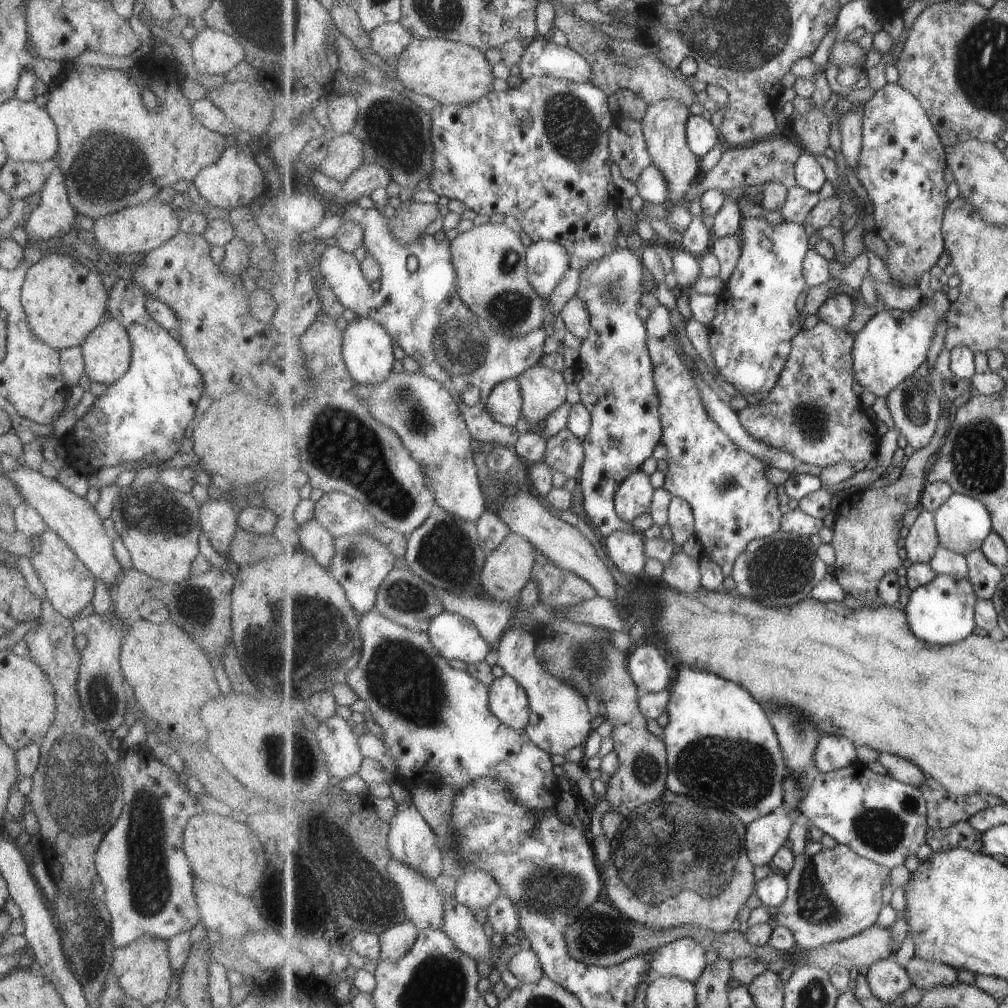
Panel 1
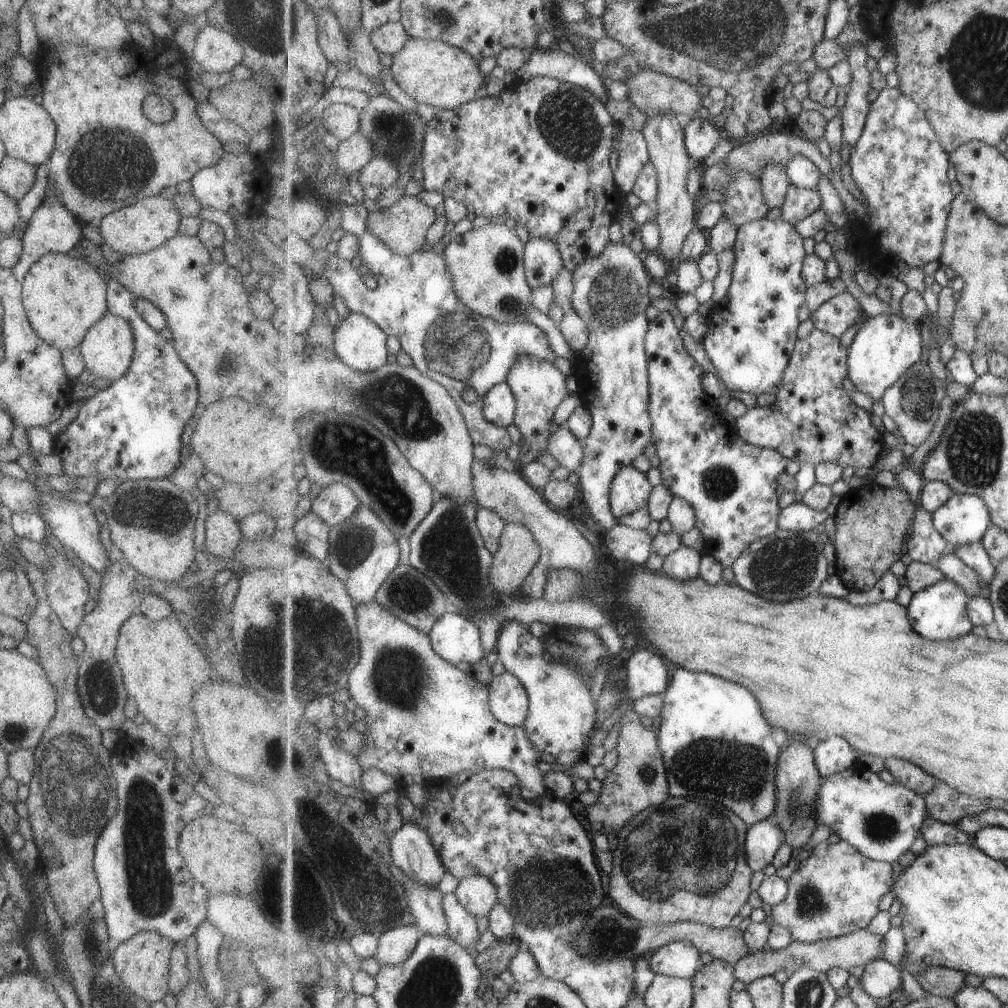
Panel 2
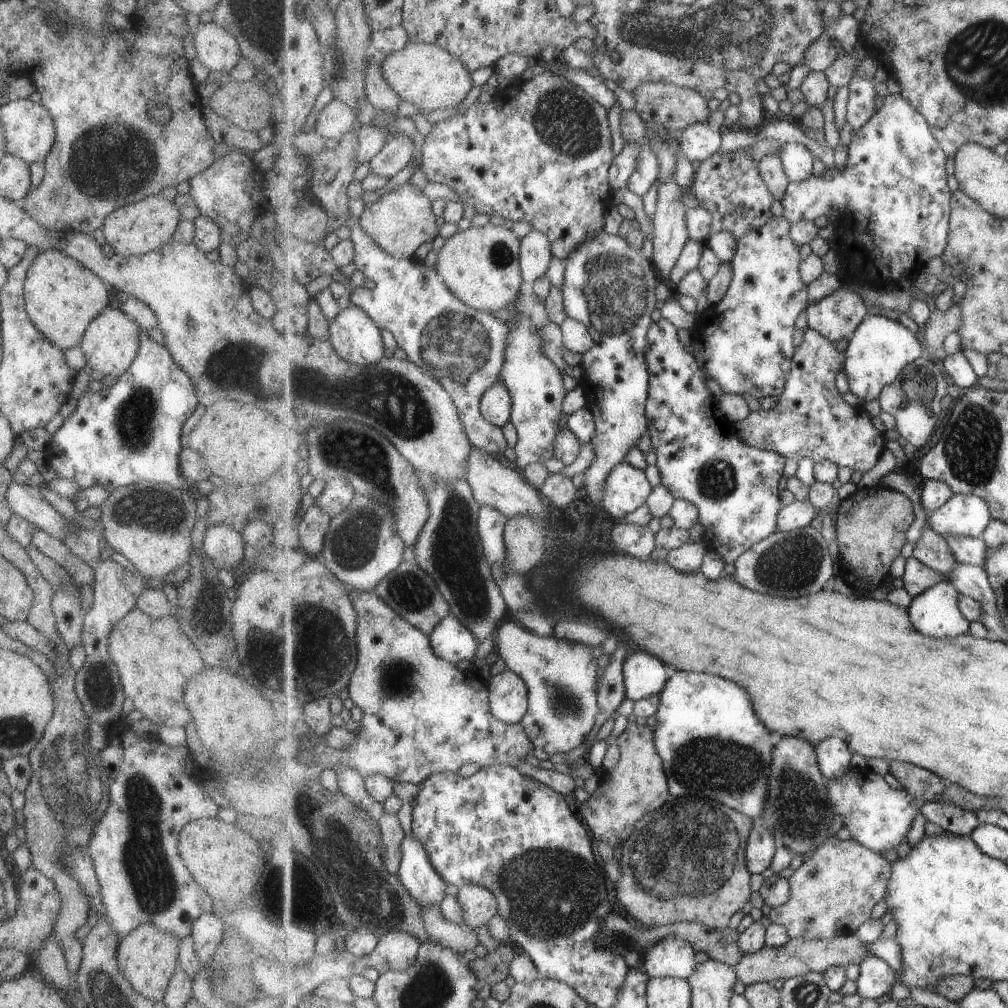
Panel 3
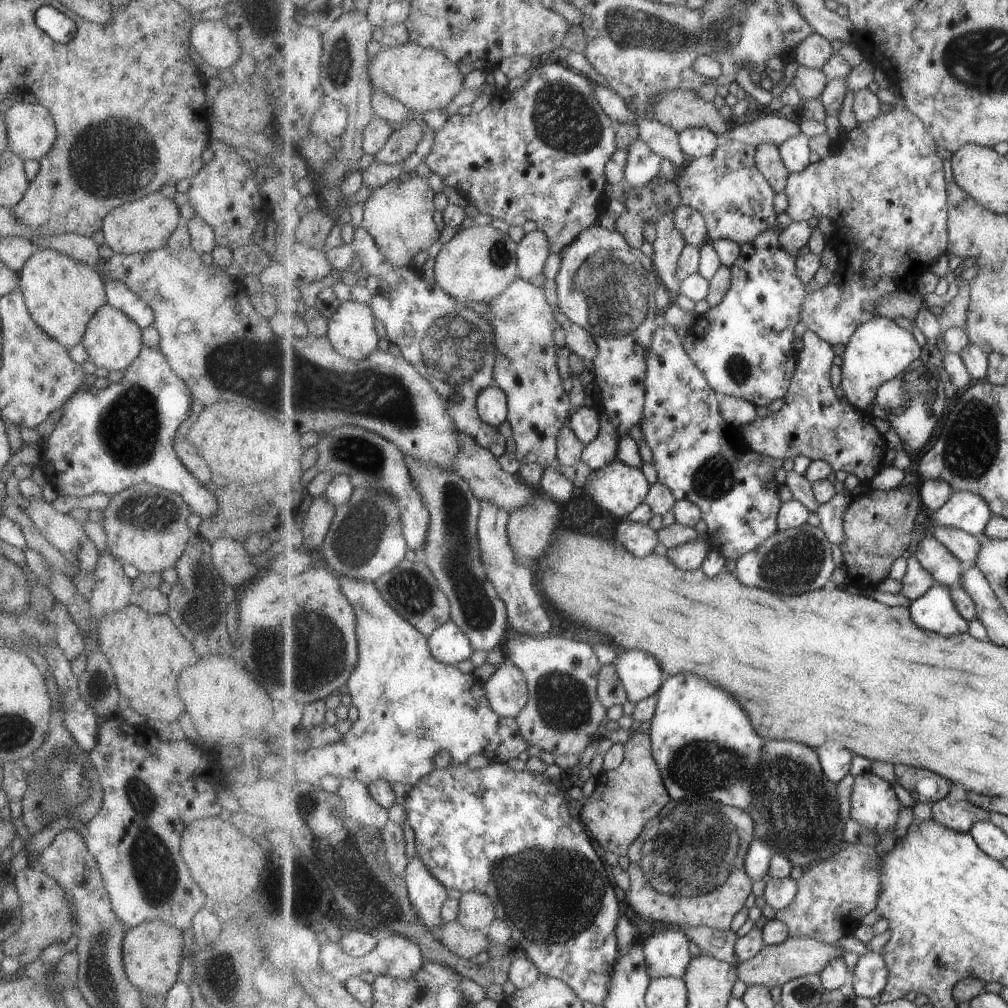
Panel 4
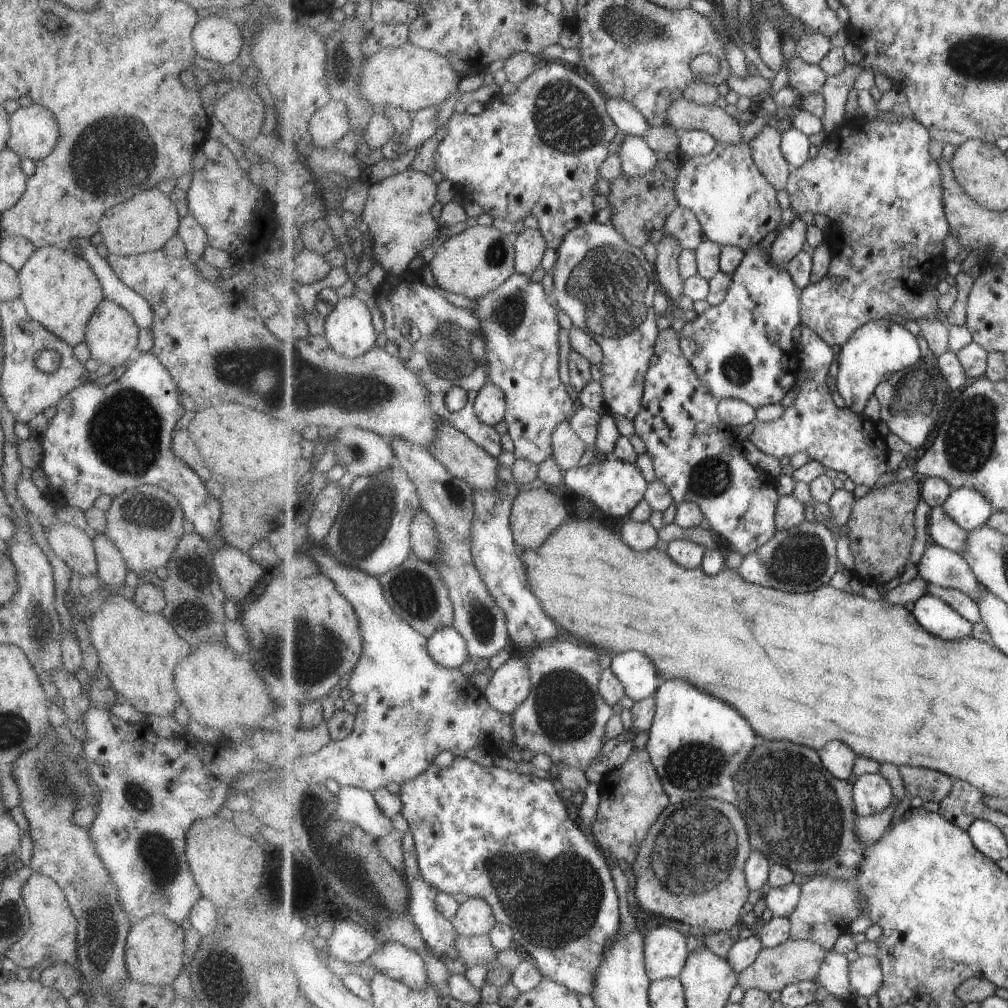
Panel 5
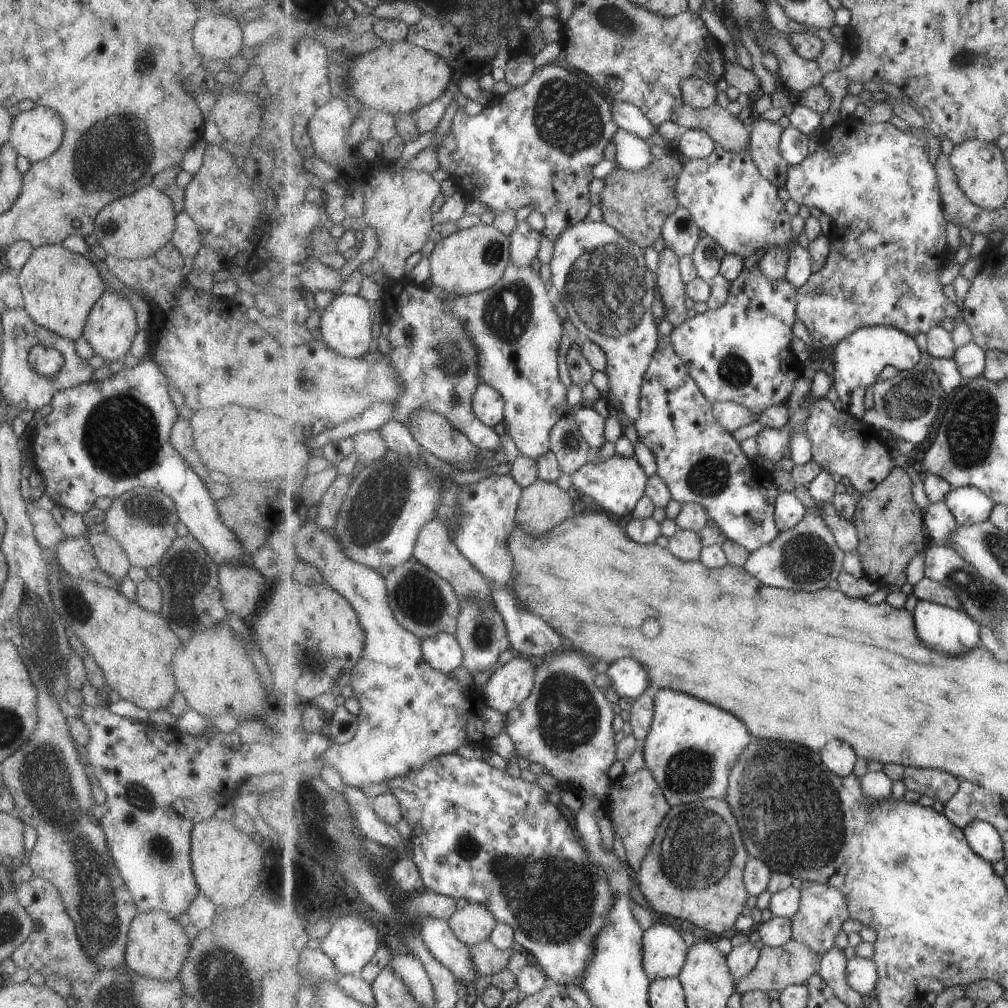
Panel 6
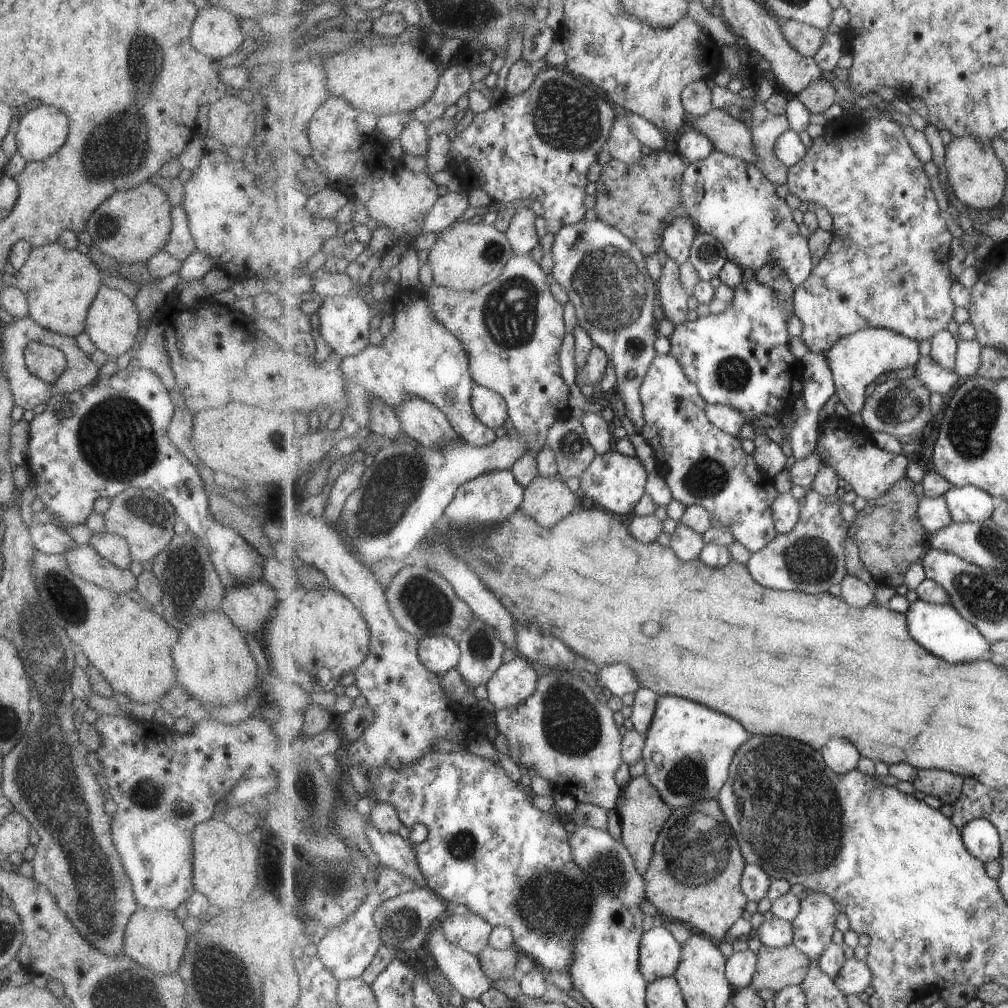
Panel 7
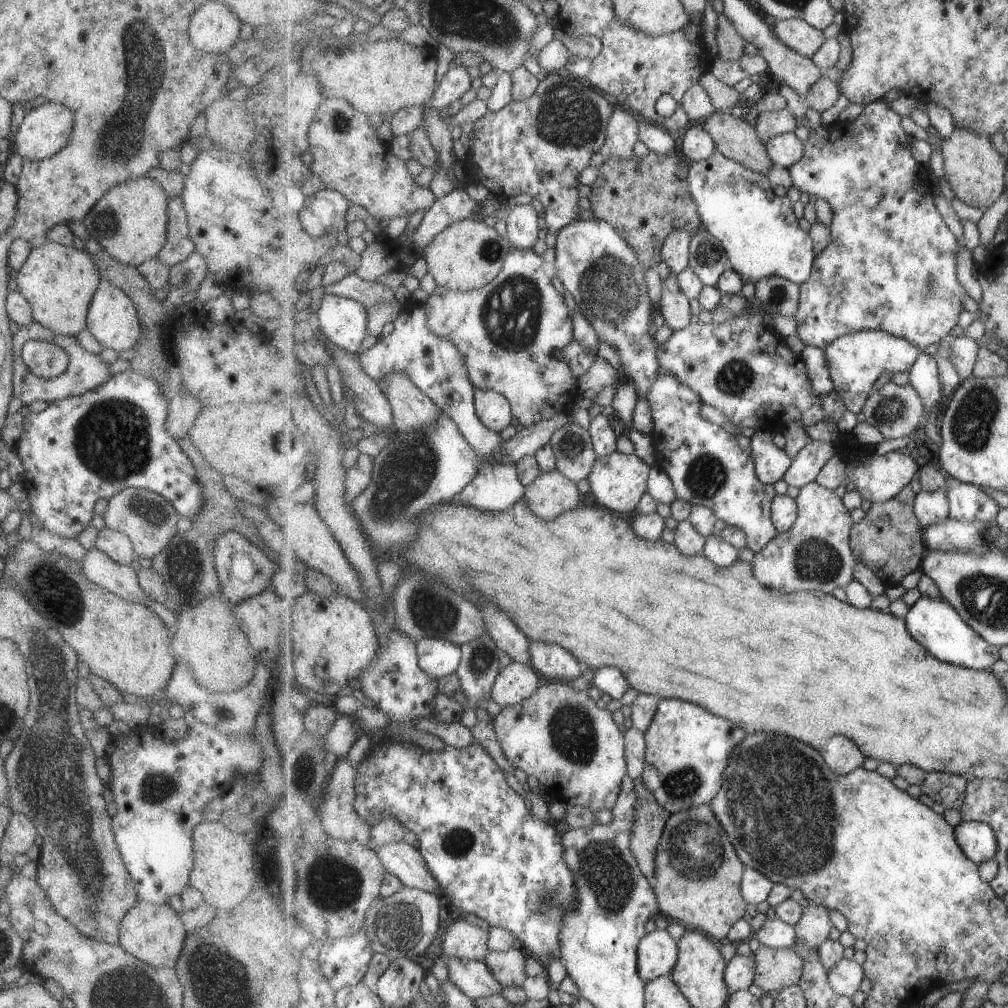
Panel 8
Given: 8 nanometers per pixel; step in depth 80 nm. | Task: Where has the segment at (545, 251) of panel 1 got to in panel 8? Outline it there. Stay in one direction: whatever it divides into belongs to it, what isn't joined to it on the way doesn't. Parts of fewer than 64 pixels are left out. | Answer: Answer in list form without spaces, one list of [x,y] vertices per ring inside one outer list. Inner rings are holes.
[[[533,204],[514,205],[505,219],[507,221],[507,237],[513,248],[531,249],[539,240],[539,230],[544,220],[538,215],[538,207]]]

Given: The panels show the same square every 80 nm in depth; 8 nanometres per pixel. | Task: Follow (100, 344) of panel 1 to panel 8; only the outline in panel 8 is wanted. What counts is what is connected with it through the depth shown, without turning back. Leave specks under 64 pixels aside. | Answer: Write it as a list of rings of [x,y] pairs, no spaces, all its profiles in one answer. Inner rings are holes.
[[[101,278],[86,312],[86,327],[101,346],[117,353],[135,348],[141,332],[140,320],[131,299],[118,286]]]

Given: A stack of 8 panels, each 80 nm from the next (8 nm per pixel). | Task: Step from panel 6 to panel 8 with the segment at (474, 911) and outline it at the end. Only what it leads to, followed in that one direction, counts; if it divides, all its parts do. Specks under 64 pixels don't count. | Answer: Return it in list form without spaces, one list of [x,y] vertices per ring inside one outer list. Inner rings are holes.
[[[467,919],[453,922],[441,944],[442,952],[458,959],[483,960],[490,953],[490,929],[479,928]]]

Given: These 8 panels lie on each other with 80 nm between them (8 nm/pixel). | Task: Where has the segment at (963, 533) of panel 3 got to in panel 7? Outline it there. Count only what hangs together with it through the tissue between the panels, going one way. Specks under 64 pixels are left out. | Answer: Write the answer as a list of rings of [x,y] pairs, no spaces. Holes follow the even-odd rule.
[[[975,485],[953,487],[945,494],[953,520],[958,523],[991,519],[1004,500]]]

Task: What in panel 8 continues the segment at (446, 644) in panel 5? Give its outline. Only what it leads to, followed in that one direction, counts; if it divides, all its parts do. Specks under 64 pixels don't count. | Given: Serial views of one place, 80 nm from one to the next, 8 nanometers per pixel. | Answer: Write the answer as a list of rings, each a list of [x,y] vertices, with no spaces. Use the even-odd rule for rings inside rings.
[[[425,637],[417,640],[420,667],[432,677],[443,678],[457,673],[462,662],[462,646],[453,641]]]

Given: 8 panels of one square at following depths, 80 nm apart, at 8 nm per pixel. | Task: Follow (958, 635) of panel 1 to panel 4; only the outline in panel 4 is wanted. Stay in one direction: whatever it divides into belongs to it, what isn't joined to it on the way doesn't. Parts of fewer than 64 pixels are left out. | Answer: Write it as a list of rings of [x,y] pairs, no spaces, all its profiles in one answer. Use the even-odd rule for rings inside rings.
[[[935,584],[921,598],[910,603],[912,619],[925,630],[939,632],[943,636],[967,633],[969,621],[959,612],[952,588]]]

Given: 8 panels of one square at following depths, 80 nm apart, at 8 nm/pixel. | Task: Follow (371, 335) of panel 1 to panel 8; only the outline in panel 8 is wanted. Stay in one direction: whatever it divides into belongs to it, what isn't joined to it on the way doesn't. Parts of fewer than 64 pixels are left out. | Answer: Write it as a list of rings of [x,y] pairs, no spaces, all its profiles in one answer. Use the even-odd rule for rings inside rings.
[[[324,293],[319,309],[320,326],[327,340],[352,353],[359,353],[367,336],[367,308],[355,299]]]

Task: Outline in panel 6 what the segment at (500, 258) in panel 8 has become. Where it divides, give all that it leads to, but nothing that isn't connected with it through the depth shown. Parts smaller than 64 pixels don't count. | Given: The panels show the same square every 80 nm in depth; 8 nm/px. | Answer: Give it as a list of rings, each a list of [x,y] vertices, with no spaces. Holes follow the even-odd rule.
[[[481,222],[439,240],[432,253],[431,281],[451,295],[470,295],[492,287],[512,262],[512,237]]]

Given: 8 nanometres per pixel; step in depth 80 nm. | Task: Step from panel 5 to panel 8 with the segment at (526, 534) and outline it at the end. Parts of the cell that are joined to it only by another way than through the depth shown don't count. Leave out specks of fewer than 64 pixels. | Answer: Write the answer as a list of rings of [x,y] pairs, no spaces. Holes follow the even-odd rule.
[[[557,468],[548,473],[542,472],[538,479],[528,484],[524,498],[537,516],[553,520],[567,510],[575,510],[581,495],[576,482]]]

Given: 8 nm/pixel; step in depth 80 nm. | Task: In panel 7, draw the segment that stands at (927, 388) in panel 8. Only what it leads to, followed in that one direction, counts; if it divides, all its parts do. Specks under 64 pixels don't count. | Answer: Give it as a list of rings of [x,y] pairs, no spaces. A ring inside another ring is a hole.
[[[930,354],[923,355],[915,366],[914,378],[921,381],[931,392],[949,394],[951,388],[962,382],[957,372],[941,366]]]

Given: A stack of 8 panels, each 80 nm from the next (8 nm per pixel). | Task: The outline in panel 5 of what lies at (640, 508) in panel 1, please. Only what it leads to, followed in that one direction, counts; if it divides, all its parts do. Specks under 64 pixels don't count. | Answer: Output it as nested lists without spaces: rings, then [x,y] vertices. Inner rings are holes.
[[[617,458],[577,467],[565,473],[567,489],[590,498],[604,512],[617,518],[631,514],[639,502],[646,498],[649,483],[636,463],[625,462]]]

